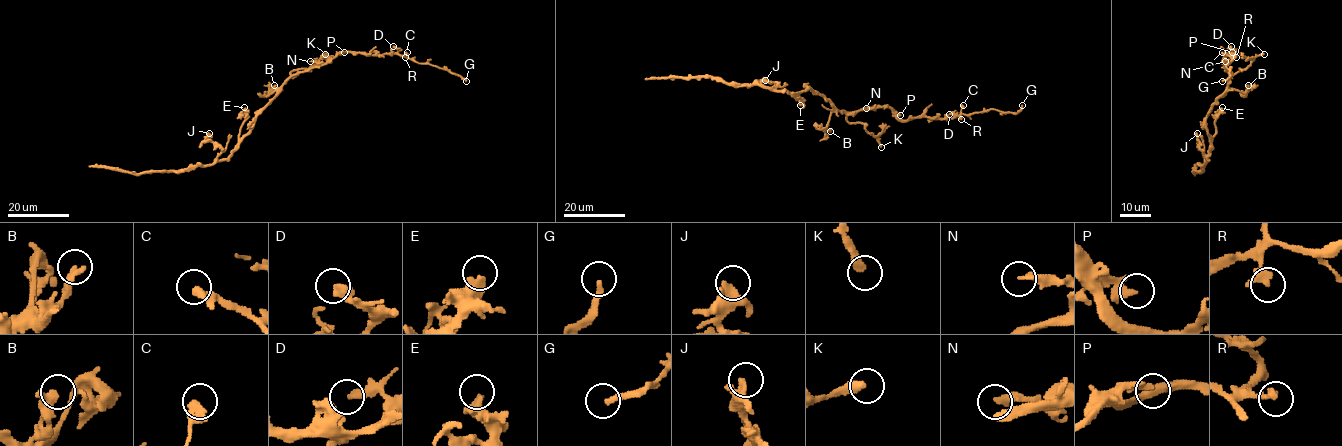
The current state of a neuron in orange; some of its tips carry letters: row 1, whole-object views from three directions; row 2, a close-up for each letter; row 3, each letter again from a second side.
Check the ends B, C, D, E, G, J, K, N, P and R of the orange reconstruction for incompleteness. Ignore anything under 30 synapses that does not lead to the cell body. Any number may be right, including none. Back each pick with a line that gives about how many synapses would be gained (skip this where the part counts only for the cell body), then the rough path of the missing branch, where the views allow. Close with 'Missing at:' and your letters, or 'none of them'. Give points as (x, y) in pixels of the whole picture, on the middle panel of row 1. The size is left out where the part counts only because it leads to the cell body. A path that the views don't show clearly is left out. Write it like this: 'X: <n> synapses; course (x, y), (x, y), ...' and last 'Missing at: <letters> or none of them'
E: 45 synapses; course (800, 105), (805, 109), (800, 121)
Missing at: E

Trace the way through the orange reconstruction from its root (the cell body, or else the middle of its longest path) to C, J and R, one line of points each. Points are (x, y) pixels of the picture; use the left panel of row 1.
C: (276, 95), (291, 76), (325, 64), (344, 52), (400, 55), (407, 52)
J: (276, 95), (257, 116), (251, 130), (228, 158), (217, 158), (221, 150), (208, 138), (209, 133)
R: (276, 95), (291, 76), (325, 64), (344, 52), (398, 54), (405, 57)

